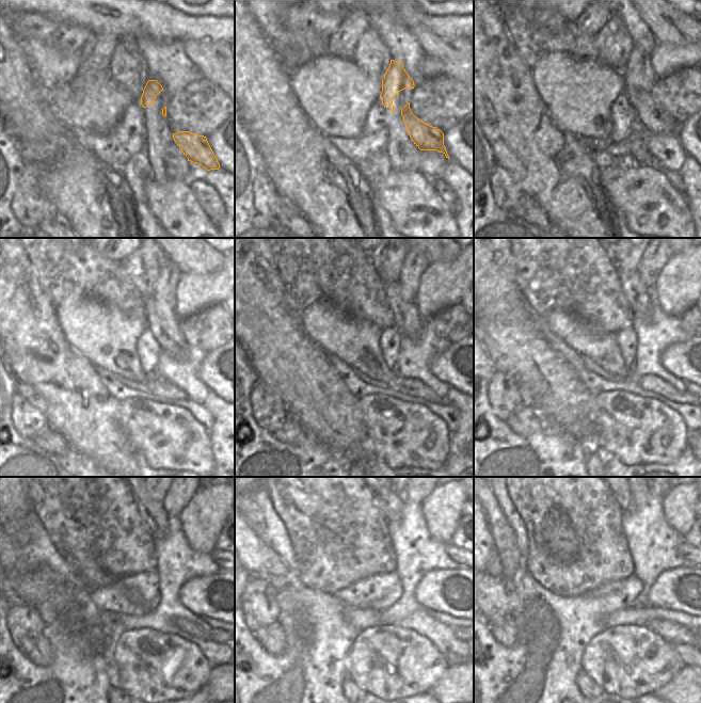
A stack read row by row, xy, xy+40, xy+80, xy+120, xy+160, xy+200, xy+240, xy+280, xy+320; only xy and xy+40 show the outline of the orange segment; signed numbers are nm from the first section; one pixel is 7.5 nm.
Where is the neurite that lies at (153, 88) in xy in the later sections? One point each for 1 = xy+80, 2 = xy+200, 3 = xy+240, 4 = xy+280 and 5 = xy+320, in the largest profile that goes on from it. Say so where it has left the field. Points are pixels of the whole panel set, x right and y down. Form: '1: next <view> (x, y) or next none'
1: next xy+80 (638, 74)
2: next xy+200 (636, 292)
3: next xy+240 (153, 513)
4: next xy+280 (389, 504)
5: next xy+320 (623, 498)

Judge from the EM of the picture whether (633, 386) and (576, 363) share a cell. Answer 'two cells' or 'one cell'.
one cell

